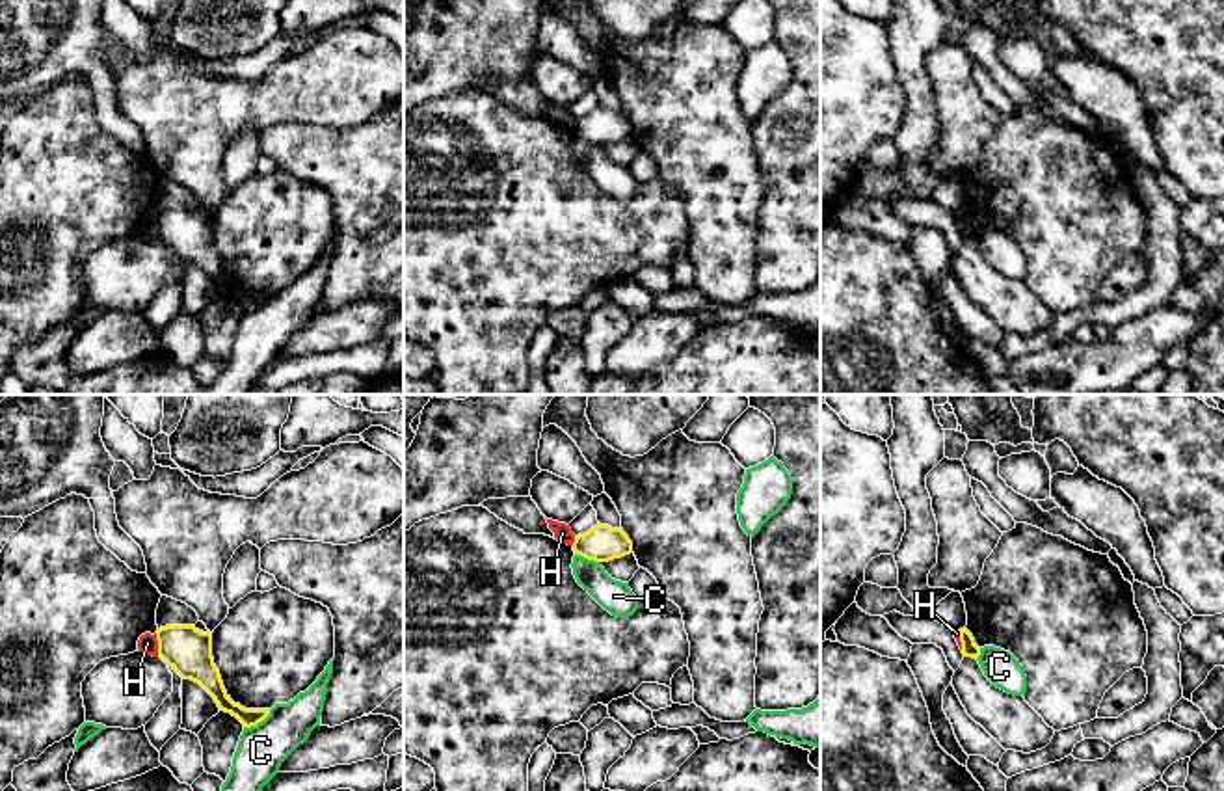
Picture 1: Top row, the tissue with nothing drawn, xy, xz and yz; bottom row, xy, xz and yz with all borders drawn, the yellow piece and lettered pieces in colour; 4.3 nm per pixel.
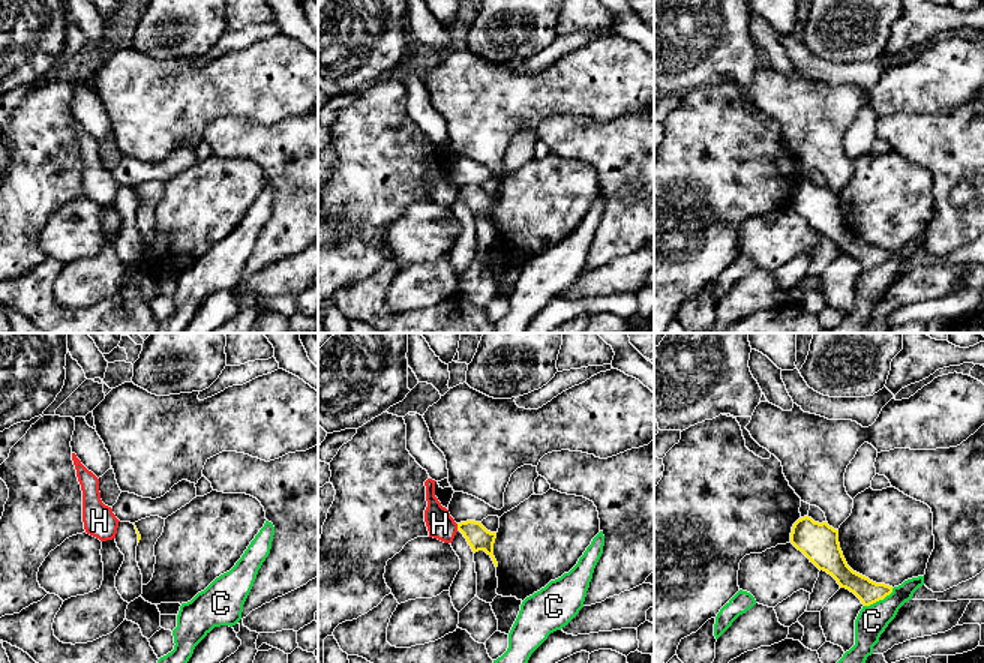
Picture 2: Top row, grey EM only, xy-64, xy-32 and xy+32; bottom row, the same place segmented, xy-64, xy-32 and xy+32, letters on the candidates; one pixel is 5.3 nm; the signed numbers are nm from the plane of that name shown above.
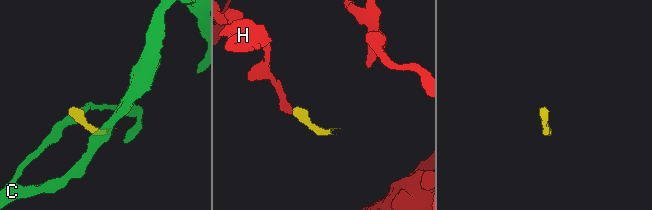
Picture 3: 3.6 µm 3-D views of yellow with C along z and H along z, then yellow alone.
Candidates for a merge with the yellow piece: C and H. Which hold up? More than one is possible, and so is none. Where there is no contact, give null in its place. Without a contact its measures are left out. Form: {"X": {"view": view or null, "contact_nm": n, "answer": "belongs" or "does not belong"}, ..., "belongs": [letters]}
{"C": {"view": "xy", "contact_nm": 150, "answer": "does not belong"}, "H": {"view": "xy", "contact_nm": 110, "answer": "does not belong"}, "belongs": []}

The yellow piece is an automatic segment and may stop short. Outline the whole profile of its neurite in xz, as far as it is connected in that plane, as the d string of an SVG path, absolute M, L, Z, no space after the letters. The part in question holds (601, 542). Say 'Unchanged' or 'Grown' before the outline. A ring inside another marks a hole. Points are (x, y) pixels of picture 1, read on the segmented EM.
Unchanged. M597 523L588 532L575 536L573 551L588 560L608 562L631 555L632 542L623 529Z

